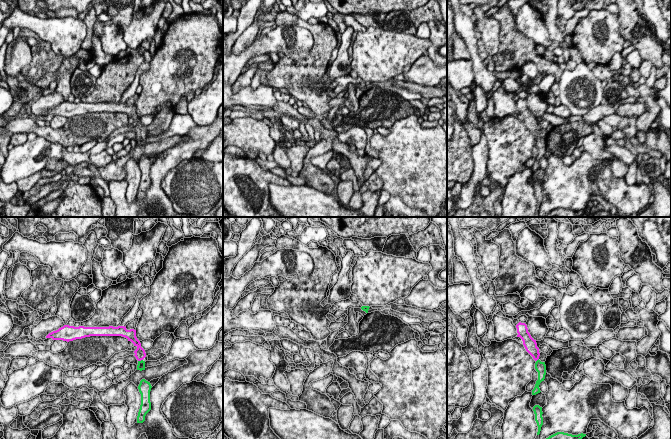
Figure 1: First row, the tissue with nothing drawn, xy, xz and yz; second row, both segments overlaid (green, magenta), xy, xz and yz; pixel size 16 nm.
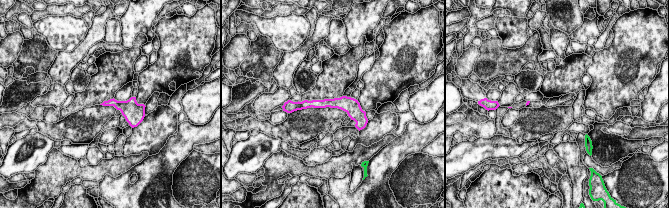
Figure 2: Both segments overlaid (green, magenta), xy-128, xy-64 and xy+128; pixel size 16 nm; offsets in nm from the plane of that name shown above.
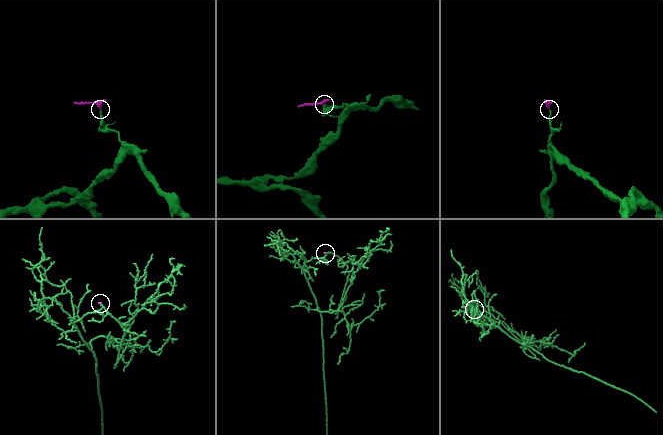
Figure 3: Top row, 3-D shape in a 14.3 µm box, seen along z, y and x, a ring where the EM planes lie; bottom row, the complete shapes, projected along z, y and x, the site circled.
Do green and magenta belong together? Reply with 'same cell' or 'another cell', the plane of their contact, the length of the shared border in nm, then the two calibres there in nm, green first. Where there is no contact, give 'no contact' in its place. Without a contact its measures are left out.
same cell; contact in xy; length 90 nm; calibres 130 and 170 nm

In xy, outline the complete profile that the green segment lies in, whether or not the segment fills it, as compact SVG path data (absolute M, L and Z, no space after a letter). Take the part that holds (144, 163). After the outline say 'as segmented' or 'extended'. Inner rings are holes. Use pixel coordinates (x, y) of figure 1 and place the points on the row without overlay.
M142 155L138 162L139 168L141 170L141 181L137 192L137 199L143 199L145 197L146 190L151 186L150 178L150 167L151 167L150 158Z; as segmented

